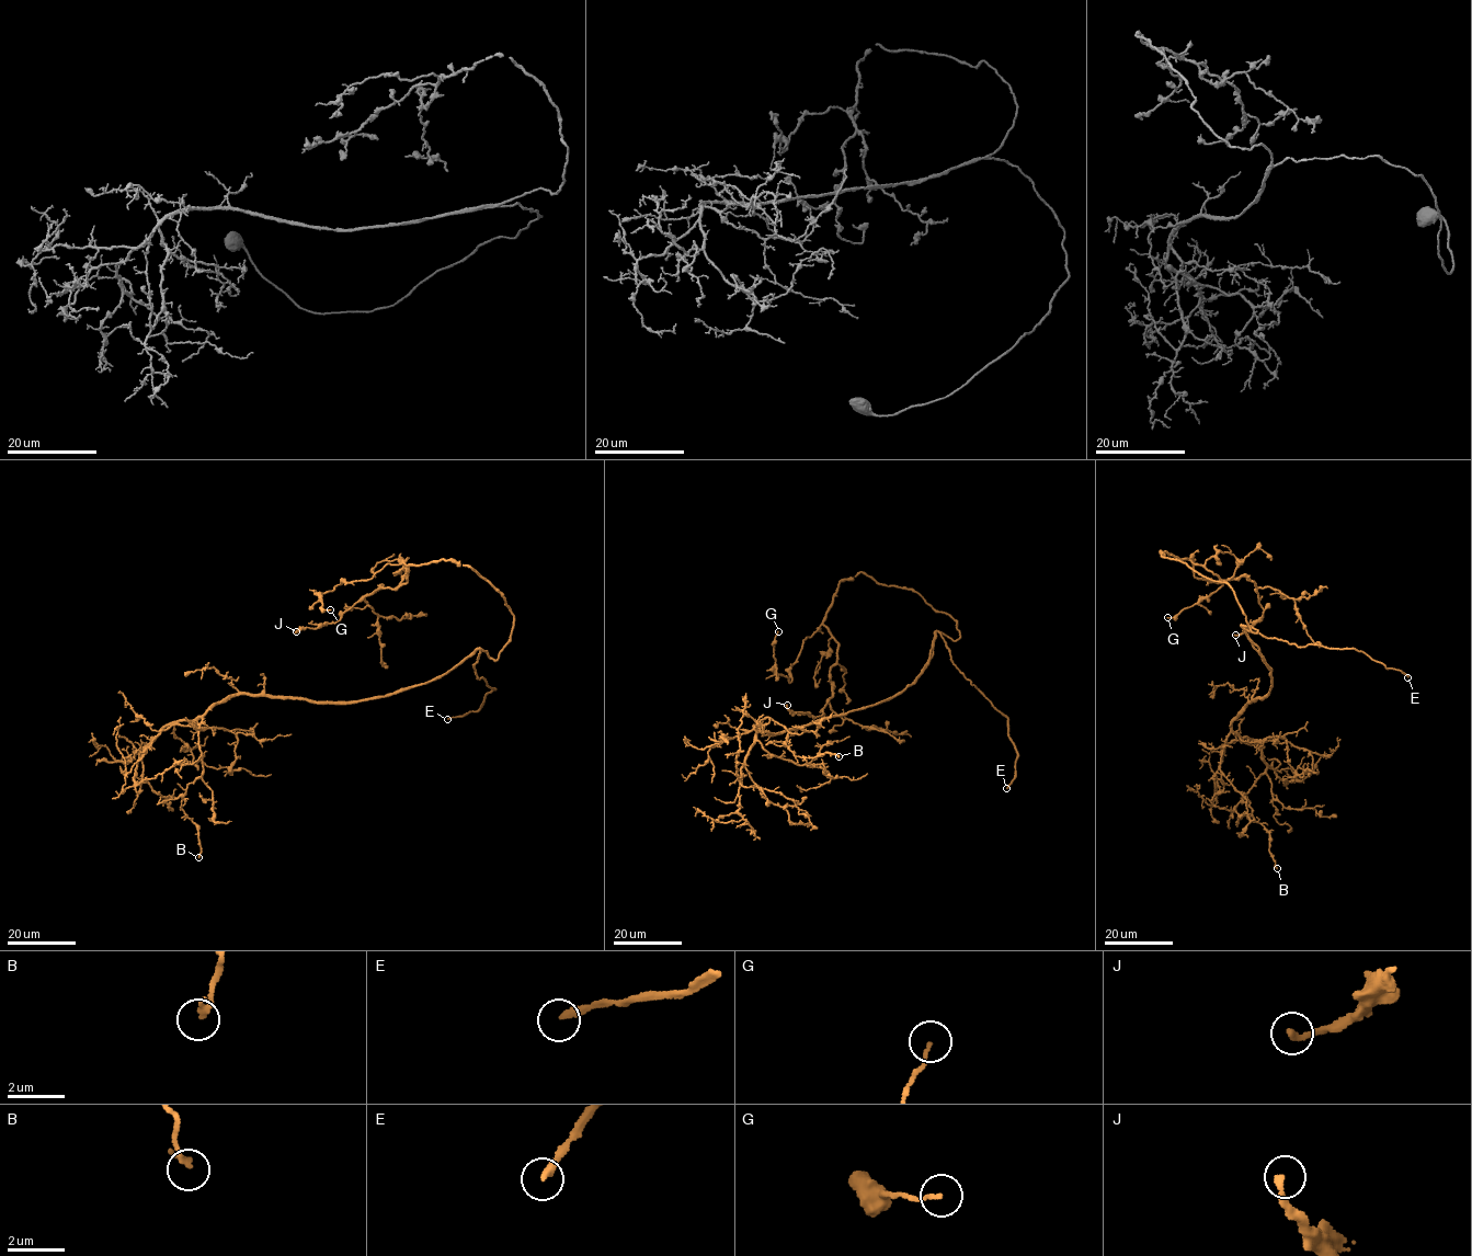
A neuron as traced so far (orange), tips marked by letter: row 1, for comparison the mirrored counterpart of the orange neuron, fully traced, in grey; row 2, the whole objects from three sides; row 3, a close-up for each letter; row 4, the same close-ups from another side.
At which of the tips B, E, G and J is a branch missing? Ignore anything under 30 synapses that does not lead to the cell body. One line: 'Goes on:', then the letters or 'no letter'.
Goes on: E

